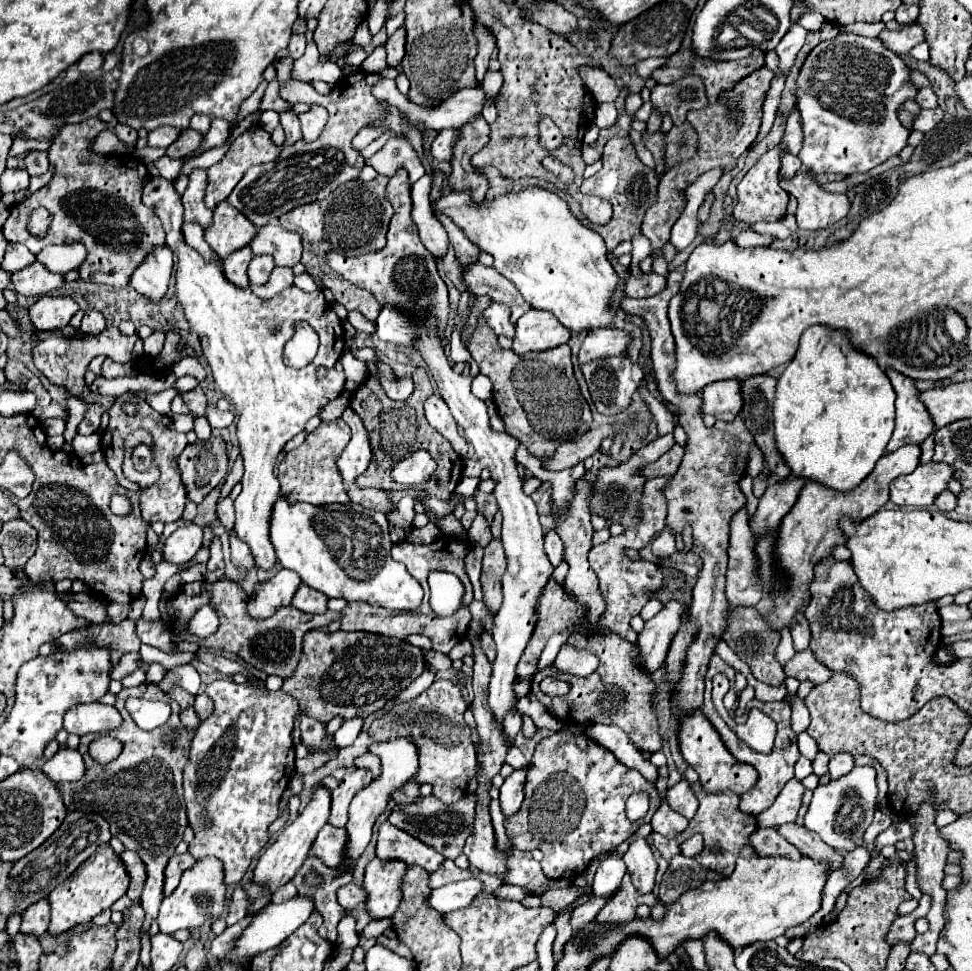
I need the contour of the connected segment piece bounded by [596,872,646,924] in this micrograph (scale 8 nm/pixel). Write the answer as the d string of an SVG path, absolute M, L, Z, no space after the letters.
M630 873L623 877L620 887L608 900L608 905L596 915L600 924L622 924L635 918L636 907L646 902L646 895L641 895L632 885Z

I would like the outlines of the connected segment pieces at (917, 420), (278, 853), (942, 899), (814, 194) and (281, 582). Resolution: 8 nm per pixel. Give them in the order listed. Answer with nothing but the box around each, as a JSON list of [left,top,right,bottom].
[[886,369,934,453],[252,787,330,895],[908,803,948,955],[780,171,850,229],[248,569,302,619]]

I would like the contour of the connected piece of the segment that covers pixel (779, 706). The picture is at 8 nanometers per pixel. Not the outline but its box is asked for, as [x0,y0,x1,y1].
[704,655,800,815]

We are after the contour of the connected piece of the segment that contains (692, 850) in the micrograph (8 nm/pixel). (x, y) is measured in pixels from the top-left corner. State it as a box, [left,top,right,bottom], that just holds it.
[680,835,704,858]

